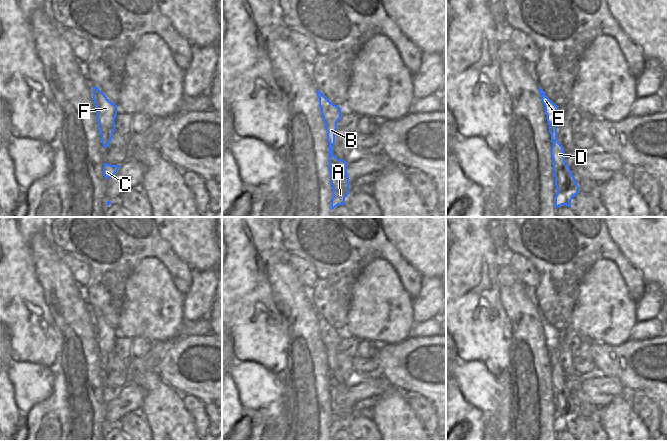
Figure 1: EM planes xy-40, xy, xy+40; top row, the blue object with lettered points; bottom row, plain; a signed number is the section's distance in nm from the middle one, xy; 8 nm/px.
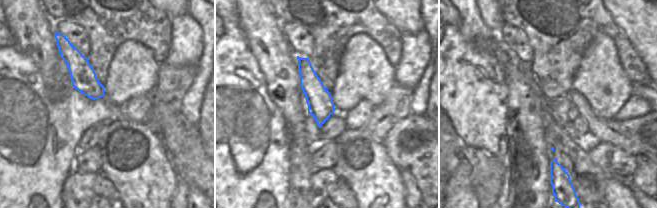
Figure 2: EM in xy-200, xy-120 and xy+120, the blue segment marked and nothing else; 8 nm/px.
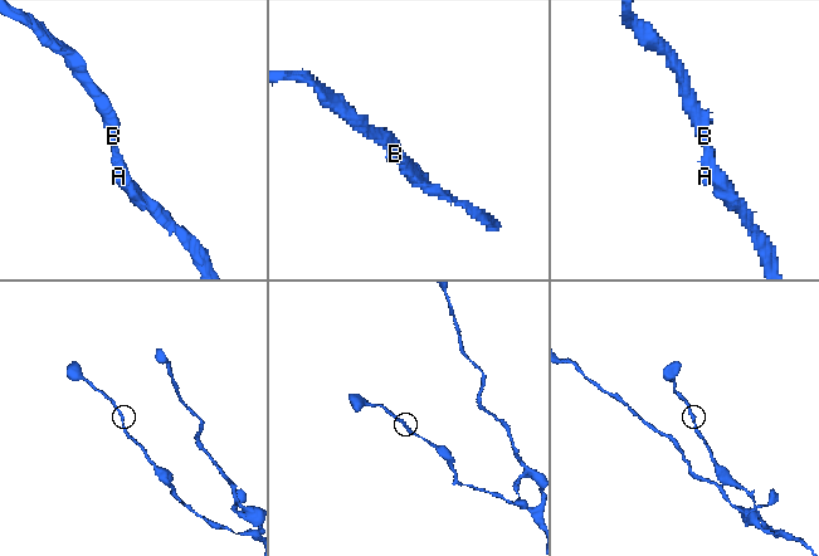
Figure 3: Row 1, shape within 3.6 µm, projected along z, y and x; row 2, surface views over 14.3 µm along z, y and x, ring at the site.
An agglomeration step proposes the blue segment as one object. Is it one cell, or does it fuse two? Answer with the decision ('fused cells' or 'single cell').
single cell

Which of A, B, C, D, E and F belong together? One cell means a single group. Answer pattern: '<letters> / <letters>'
A B C D E F

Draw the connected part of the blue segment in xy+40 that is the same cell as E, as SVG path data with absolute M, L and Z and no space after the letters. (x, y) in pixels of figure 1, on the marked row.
M541 87L539 88L539 92L545 106L551 142L553 143L551 156L553 158L553 174L555 176L555 186L557 188L555 208L562 205L571 207L571 200L579 193L579 186L569 166L565 162L564 147L557 140L557 110L559 107L545 95Z

